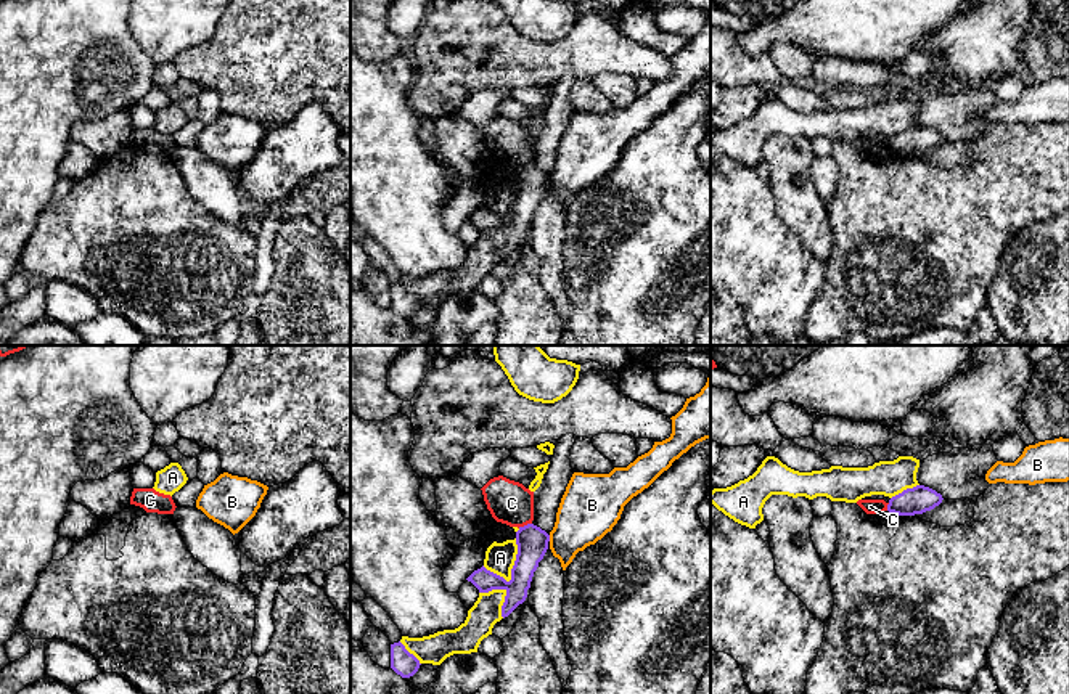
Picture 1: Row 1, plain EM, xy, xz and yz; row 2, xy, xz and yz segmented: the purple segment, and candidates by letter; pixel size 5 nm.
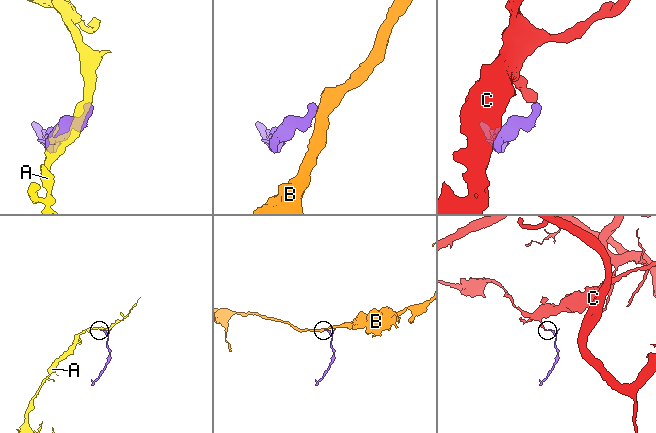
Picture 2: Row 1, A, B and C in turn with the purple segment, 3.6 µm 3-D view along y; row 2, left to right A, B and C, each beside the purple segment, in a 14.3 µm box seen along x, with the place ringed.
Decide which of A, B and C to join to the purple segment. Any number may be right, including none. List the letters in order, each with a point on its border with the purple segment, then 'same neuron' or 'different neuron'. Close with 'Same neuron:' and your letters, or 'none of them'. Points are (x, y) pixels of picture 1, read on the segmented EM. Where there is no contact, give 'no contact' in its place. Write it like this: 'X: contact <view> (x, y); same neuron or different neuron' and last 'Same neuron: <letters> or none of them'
A: contact xz (515, 561); different neuron
B: contact xz (548, 538); different neuron
C: contact xz (524, 526); different neuron
Same neuron: none of them

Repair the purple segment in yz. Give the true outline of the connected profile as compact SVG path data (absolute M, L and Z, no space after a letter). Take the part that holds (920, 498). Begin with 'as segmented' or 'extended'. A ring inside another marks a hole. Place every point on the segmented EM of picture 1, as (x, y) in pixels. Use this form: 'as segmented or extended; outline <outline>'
as segmented; outline M916 485L892 496L889 500L887 511L899 516L923 514L939 506L942 500L942 495L936 490L924 485Z

